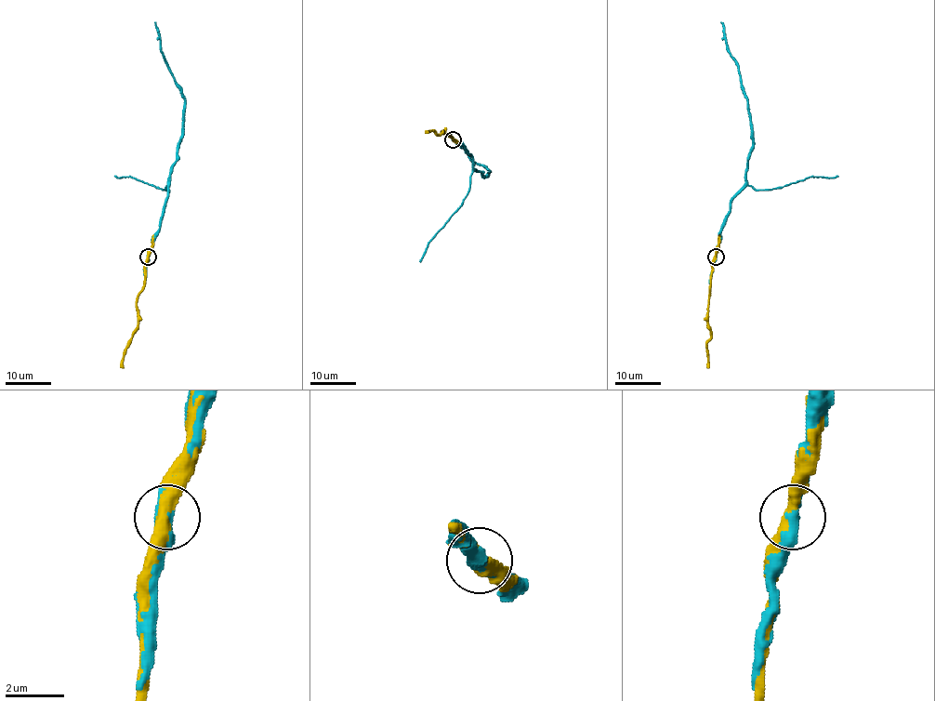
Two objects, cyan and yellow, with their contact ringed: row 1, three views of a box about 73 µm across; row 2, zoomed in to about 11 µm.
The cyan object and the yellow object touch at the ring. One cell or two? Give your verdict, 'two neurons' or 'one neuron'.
one neuron

